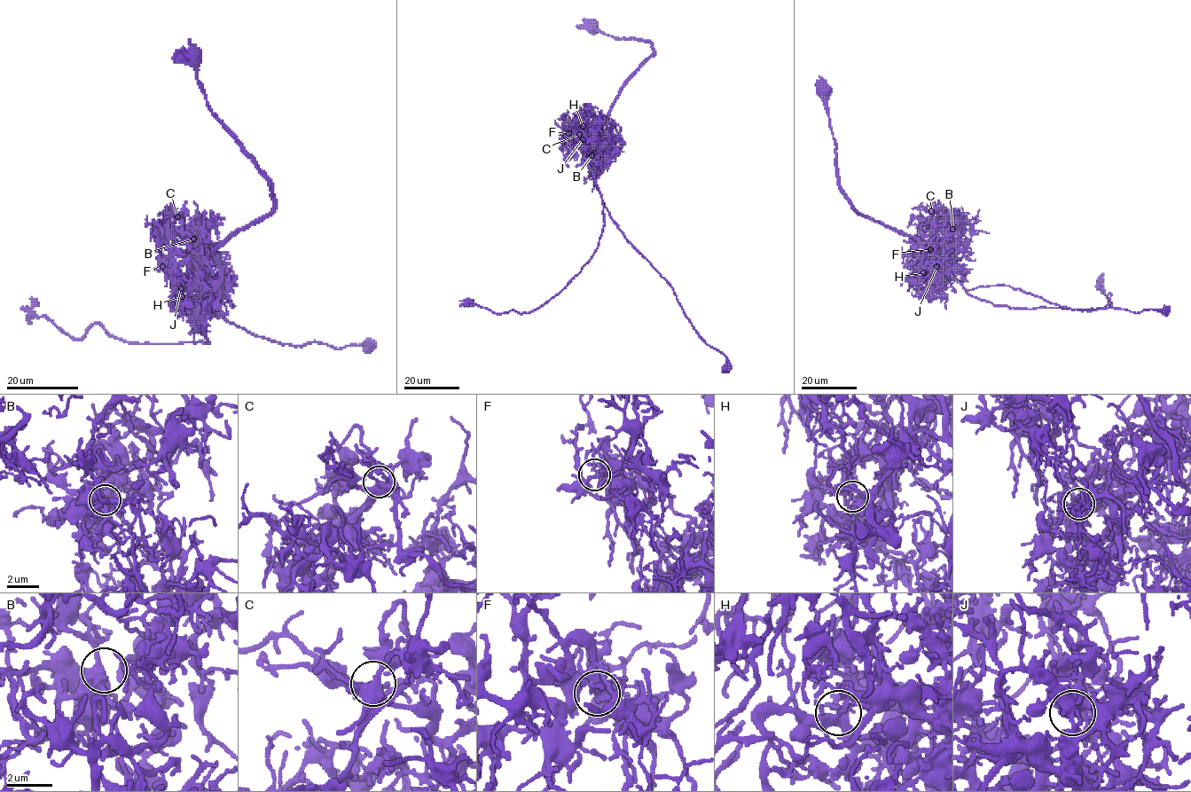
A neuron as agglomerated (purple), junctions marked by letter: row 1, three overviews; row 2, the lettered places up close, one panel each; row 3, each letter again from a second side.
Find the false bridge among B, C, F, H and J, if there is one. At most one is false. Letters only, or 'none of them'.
J

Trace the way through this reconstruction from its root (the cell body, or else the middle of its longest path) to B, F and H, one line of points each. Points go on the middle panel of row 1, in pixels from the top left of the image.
B: (591, 28), (619, 38), (647, 40), (653, 51), (622, 90), (607, 118), (610, 126), (590, 150), (591, 155)
F: (591, 28), (647, 40), (653, 54), (622, 90), (603, 138), (568, 133)
H: (591, 28), (619, 38), (647, 40), (653, 54), (622, 90), (607, 118), (613, 126), (603, 118), (583, 126)

